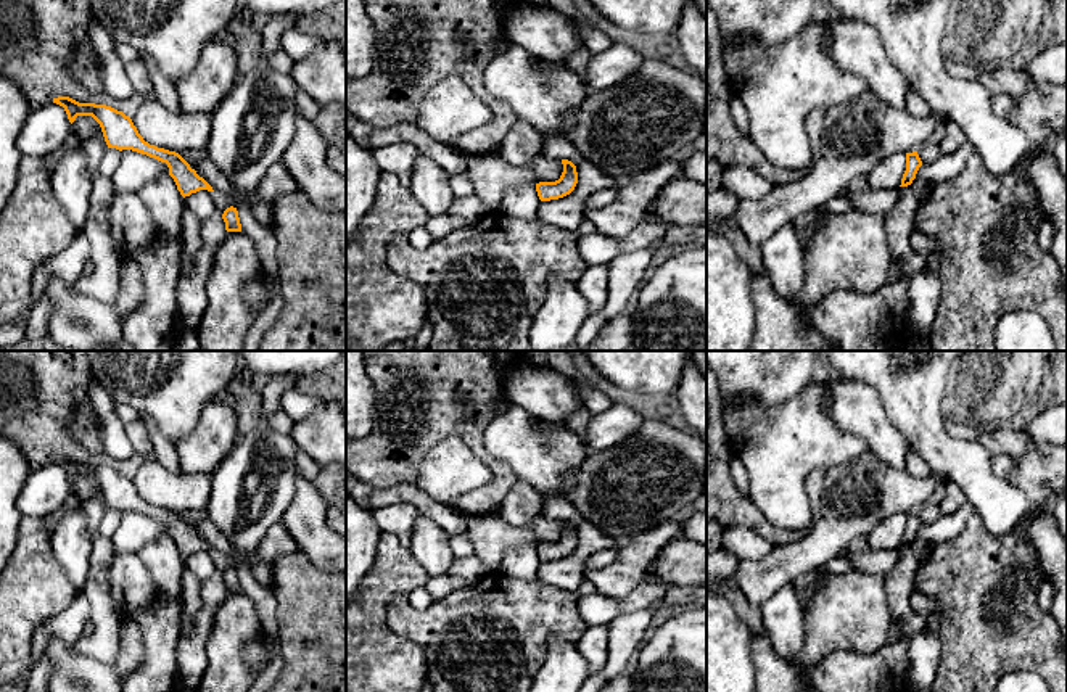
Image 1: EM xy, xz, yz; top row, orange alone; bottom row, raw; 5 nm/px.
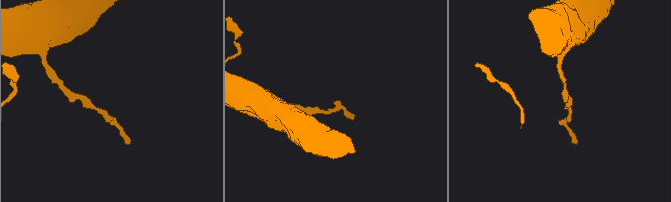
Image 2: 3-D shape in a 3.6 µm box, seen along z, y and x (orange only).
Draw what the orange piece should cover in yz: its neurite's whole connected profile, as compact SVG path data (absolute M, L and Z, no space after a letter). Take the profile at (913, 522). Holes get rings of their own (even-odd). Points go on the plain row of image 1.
M917 512L906 513L906 531L903 534L900 547L911 546L913 541L916 539L916 534L917 534L917 531L919 531L921 526L922 526L922 521L921 521Z

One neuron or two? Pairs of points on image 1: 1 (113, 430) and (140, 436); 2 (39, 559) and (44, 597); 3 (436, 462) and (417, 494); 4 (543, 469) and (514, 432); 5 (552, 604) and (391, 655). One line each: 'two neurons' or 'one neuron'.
1: two neurons
2: one neuron
3: two neurons
4: one neuron
5: two neurons

